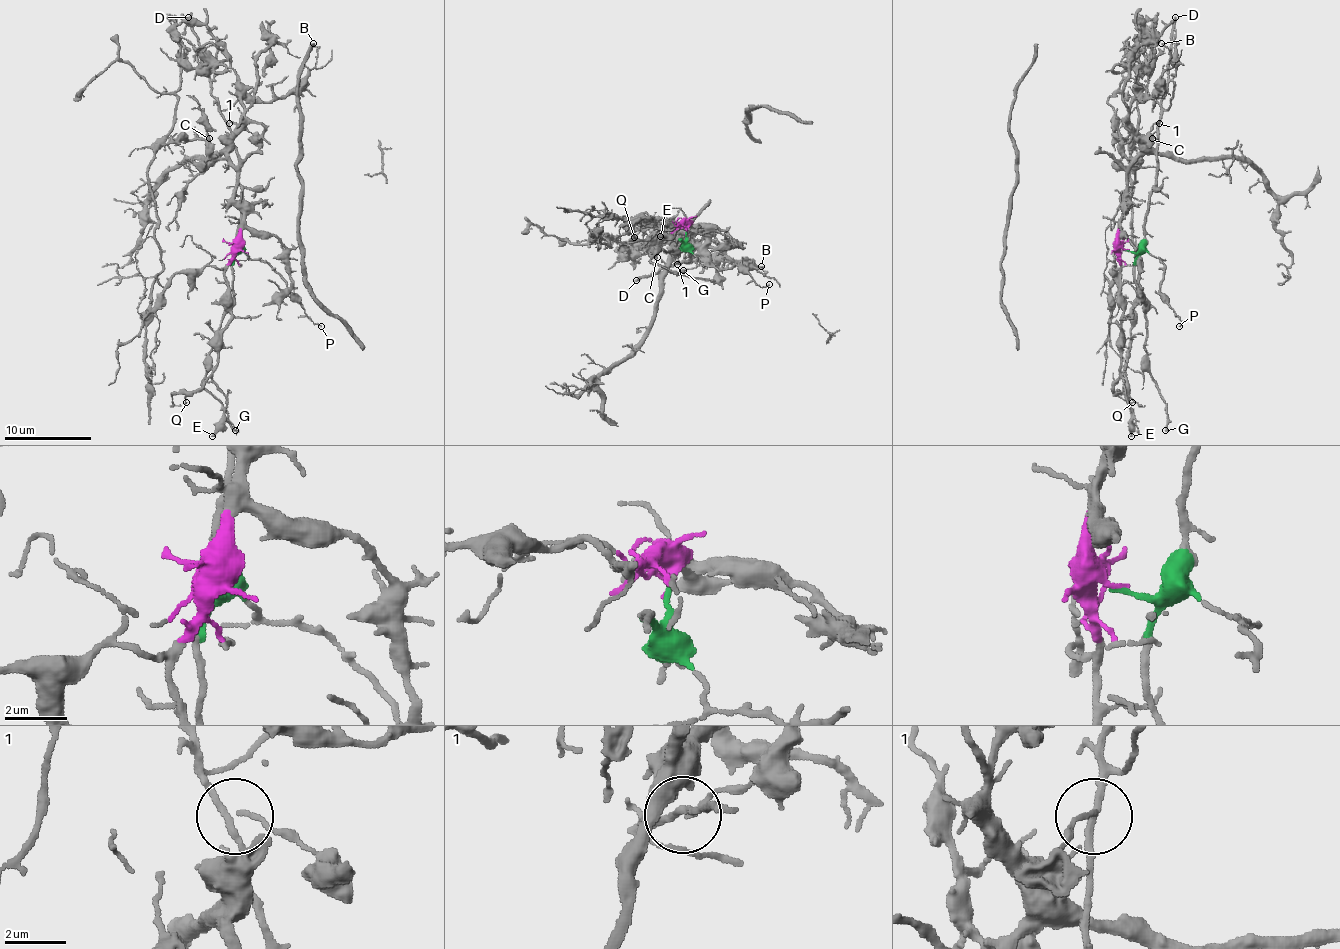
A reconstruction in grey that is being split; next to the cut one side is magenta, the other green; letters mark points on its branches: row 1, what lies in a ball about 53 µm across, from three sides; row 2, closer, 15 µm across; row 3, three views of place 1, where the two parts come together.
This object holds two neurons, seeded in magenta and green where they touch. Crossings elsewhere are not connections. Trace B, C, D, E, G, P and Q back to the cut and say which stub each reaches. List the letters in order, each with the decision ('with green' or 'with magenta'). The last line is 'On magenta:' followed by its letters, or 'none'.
B: with magenta
C: with magenta
D: with green
E: with magenta
G: with green
P: with green
Q: with magenta
On magenta: B, C, E, Q

